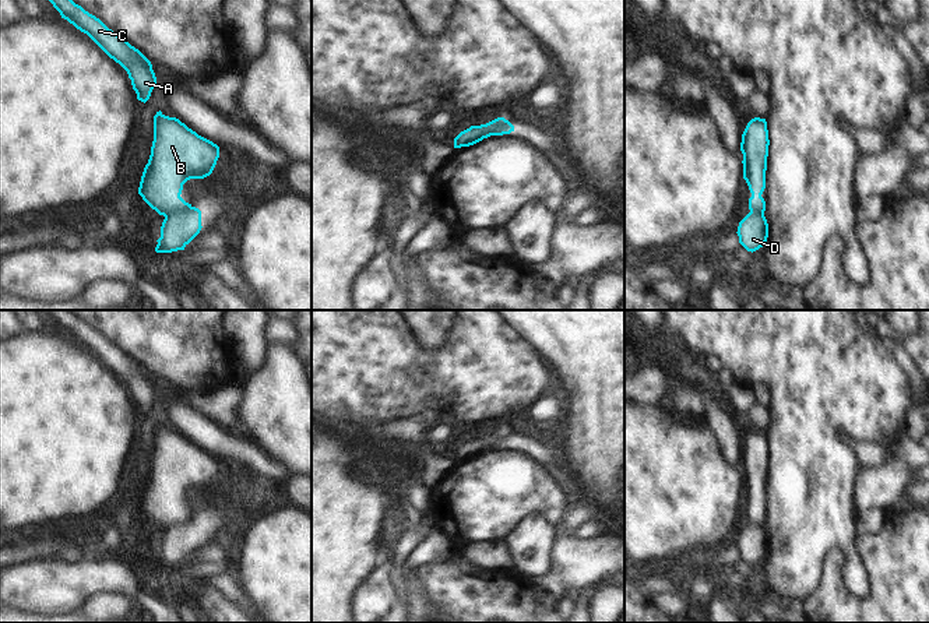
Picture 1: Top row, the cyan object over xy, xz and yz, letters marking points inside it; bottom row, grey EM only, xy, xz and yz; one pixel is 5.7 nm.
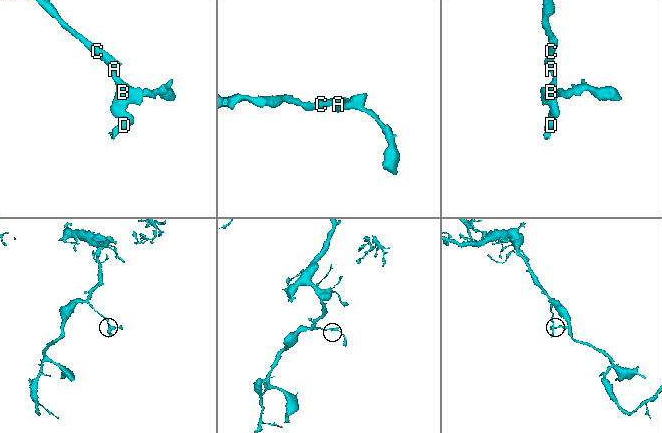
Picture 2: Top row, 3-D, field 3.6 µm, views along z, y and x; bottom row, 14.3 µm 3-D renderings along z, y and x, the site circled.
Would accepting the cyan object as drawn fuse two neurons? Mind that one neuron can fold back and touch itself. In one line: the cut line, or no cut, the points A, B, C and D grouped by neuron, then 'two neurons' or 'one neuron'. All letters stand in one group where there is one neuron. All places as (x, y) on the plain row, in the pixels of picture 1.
cut xy (192, 520), (183, 524), (171, 524), (165, 530); groups A B C / D; two neurons

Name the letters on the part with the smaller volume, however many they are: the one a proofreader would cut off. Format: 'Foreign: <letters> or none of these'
Foreign: D

